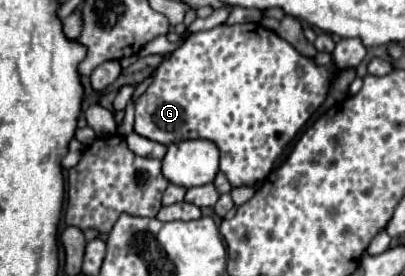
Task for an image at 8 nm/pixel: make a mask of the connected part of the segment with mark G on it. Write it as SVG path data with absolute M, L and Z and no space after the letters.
M260 23L218 25L188 35L172 57L158 67L152 85L136 101L134 131L164 145L182 139L210 139L220 149L220 171L226 173L232 187L252 185L272 171L276 157L326 99L328 77L326 67L314 65L312 59L300 55Z

